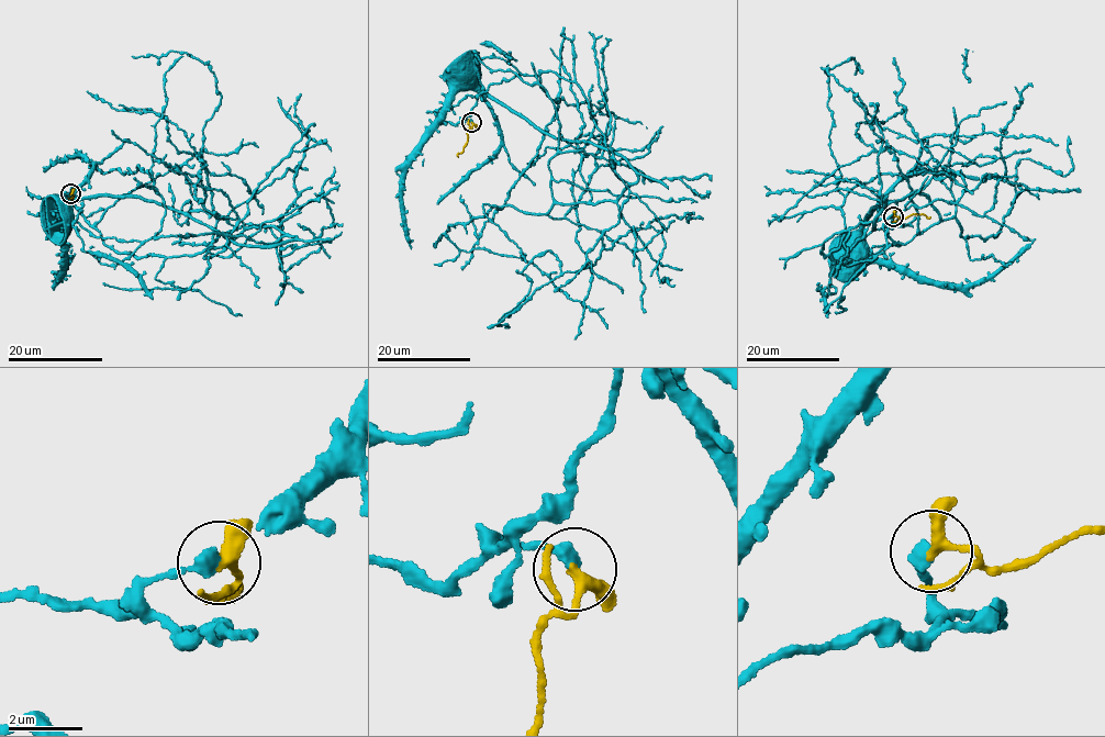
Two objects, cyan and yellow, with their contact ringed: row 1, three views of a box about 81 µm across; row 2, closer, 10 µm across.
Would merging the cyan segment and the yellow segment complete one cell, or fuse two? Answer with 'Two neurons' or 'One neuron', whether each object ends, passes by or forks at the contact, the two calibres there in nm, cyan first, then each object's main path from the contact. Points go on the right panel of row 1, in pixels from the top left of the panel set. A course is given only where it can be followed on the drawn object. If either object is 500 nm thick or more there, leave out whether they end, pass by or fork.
Two neurons. At the ring cyan ends. At the ring yellow passes by. Thickness 380 nm (cyan) against 280 nm. Course of cyan: (893, 216), (890, 227), (878, 229), (846, 254), (846, 247), (837, 238). Course of yellow: (893, 216), (930, 216)

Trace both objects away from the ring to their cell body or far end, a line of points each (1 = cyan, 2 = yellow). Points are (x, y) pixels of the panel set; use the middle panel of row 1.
1: (472, 122), (461, 119), (475, 105), (481, 90), (475, 70), (479, 67), (475, 62)
2: (472, 122), (467, 143), (458, 157)

